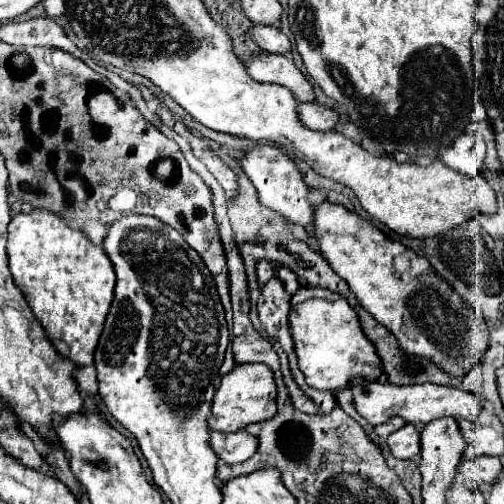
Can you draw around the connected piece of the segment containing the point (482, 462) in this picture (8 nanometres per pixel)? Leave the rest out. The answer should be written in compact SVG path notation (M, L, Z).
M474 457L474 459L464 459L460 465L458 465L458 475L460 475L460 481L472 489L472 491L478 491L480 495L488 495L490 493L490 487L496 479L496 475L502 471L502 463L498 457Z

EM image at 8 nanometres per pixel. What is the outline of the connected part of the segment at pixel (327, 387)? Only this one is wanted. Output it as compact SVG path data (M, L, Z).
M300 287L290 301L290 333L294 351L298 355L298 367L306 375L306 383L320 391L334 391L348 387L350 379L364 377L376 381L382 375L380 359L374 345L360 329L358 315L348 301L338 293L322 287Z

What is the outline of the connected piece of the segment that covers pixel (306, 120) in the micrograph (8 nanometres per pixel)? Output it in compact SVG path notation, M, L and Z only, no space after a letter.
M298 103L298 115L300 115L300 121L314 131L334 129L338 121L338 113L334 109L318 103Z

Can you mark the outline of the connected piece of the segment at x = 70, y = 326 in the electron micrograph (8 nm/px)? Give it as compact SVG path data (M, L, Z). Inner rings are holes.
M34 209L32 213L18 213L12 217L8 225L8 261L16 285L26 295L56 351L74 365L94 365L94 351L102 335L116 285L116 273L104 249L90 243L82 231L70 229L58 215L46 209Z

